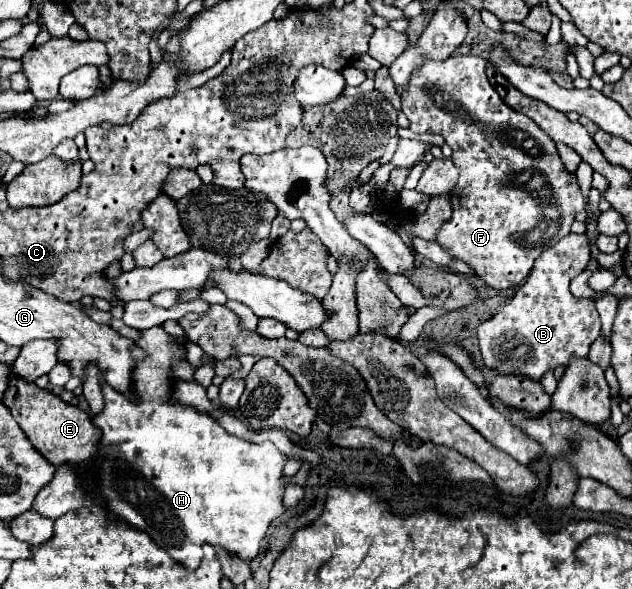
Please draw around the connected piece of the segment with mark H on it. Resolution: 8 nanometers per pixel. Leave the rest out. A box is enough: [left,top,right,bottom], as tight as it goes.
[33,325,285,571]

